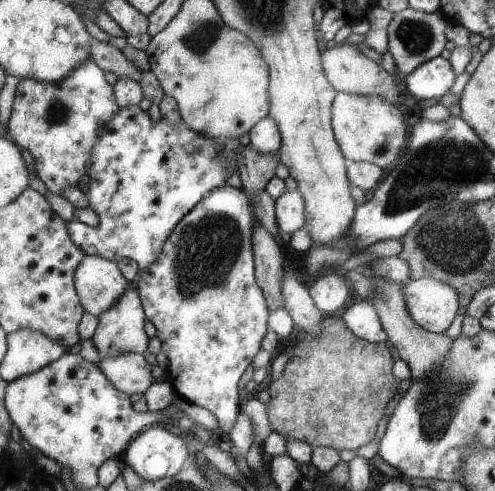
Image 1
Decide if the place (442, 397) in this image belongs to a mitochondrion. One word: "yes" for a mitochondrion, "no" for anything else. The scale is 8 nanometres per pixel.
yes

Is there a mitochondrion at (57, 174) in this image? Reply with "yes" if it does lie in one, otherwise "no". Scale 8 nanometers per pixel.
no

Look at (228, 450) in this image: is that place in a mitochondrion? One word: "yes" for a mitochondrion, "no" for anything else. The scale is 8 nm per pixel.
no

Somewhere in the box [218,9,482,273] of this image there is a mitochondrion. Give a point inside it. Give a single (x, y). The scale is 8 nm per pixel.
(416, 35)

